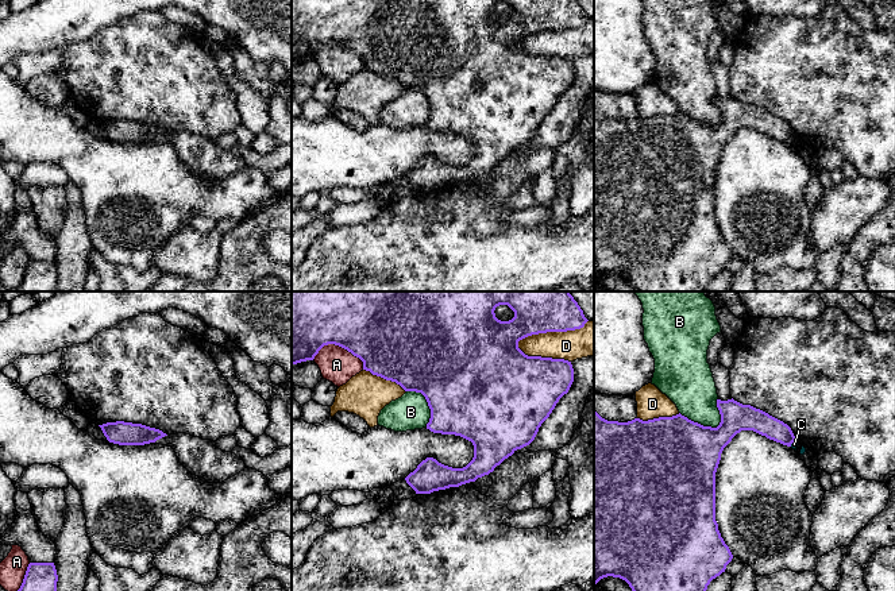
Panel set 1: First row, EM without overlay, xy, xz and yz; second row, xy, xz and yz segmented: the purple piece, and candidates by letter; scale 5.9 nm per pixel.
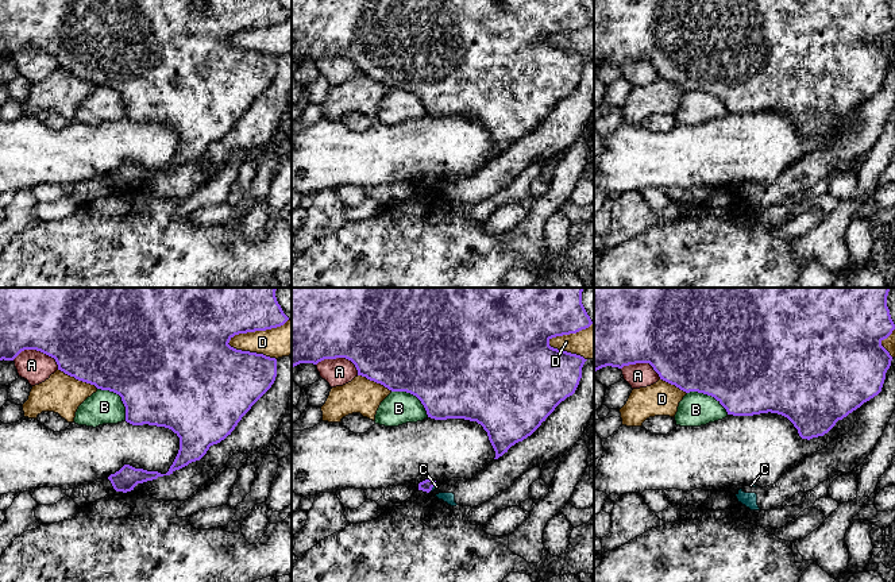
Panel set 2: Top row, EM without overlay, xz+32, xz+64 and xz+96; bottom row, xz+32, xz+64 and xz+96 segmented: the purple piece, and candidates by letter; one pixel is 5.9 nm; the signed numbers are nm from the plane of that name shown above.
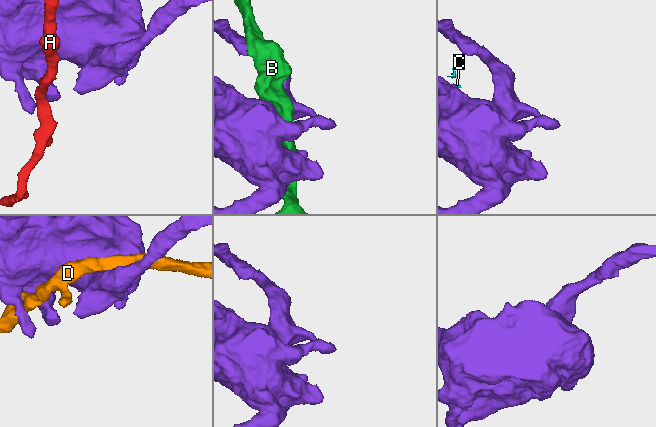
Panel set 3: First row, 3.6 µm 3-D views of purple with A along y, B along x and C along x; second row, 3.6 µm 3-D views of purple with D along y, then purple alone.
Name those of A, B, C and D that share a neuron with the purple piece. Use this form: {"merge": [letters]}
{"merge": []}

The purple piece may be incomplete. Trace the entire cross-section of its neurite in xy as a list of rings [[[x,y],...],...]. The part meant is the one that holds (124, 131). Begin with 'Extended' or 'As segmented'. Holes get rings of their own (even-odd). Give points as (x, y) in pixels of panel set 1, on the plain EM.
As segmented. [[[124,119],[99,123],[109,140],[119,143],[144,143],[167,134],[159,127]]]

